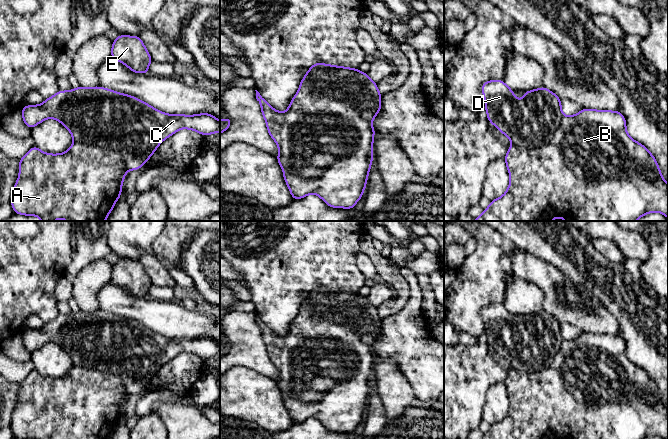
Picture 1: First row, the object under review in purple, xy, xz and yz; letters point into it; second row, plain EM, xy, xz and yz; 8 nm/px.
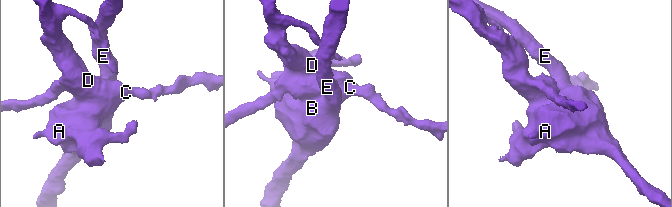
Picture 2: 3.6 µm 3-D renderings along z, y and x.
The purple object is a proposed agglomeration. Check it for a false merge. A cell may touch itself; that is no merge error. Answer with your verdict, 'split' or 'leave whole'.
split

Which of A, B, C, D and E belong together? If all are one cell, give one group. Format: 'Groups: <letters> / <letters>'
Groups: A B E / C D

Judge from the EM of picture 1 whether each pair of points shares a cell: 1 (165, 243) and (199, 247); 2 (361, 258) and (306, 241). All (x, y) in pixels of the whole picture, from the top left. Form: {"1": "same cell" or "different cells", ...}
{"1": "different cells", "2": "different cells"}

